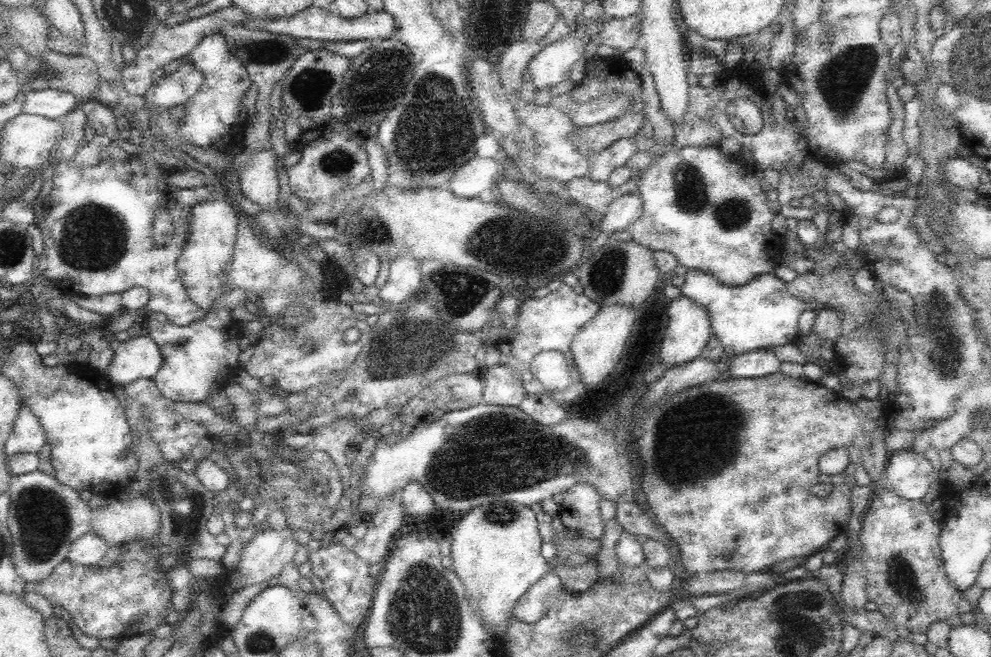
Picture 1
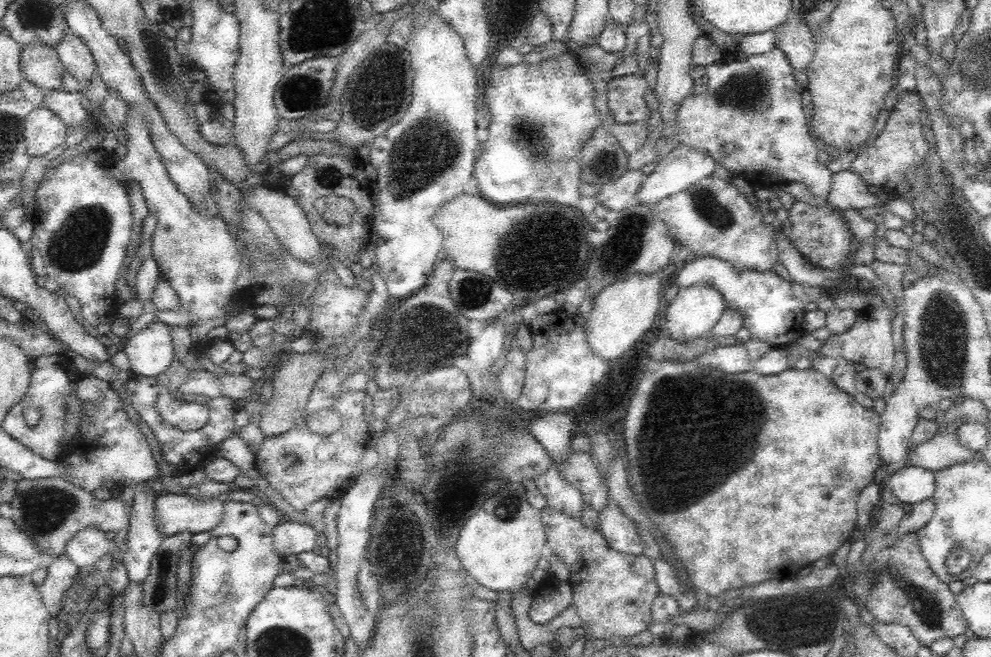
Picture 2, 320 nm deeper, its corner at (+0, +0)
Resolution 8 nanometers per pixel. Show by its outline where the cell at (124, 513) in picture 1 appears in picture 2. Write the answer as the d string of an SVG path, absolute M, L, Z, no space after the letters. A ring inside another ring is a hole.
M196 491L158 493L154 502L154 521L165 537L185 531L210 532L220 524L223 514L223 502L217 496L201 496Z

